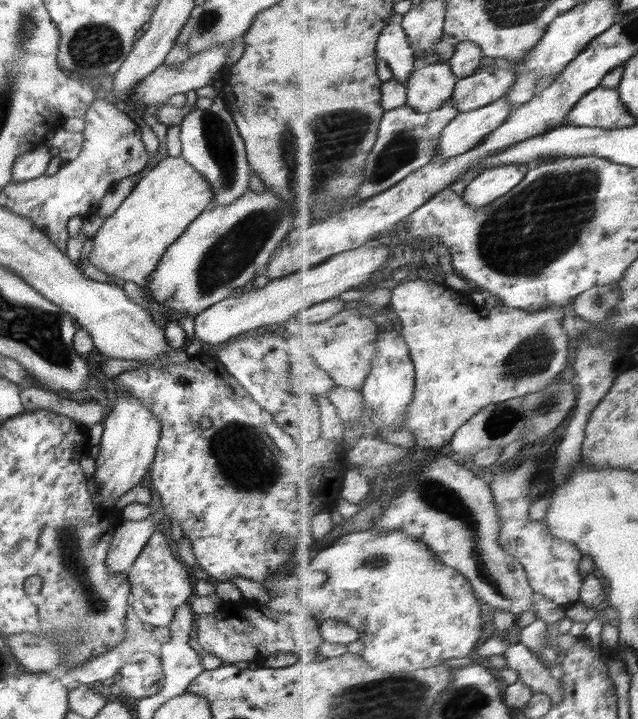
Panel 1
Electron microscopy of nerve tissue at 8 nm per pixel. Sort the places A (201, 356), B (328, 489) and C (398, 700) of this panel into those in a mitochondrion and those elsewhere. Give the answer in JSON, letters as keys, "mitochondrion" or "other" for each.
{"A":"other","B":"other","C":"mitochondrion"}

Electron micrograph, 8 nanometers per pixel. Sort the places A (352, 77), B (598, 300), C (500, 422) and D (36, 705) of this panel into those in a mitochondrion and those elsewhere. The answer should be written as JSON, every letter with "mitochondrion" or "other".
{"A":"other","B":"mitochondrion","C":"mitochondrion","D":"other"}

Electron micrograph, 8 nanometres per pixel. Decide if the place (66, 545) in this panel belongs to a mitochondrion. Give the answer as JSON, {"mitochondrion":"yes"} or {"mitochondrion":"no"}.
{"mitochondrion":"yes"}

